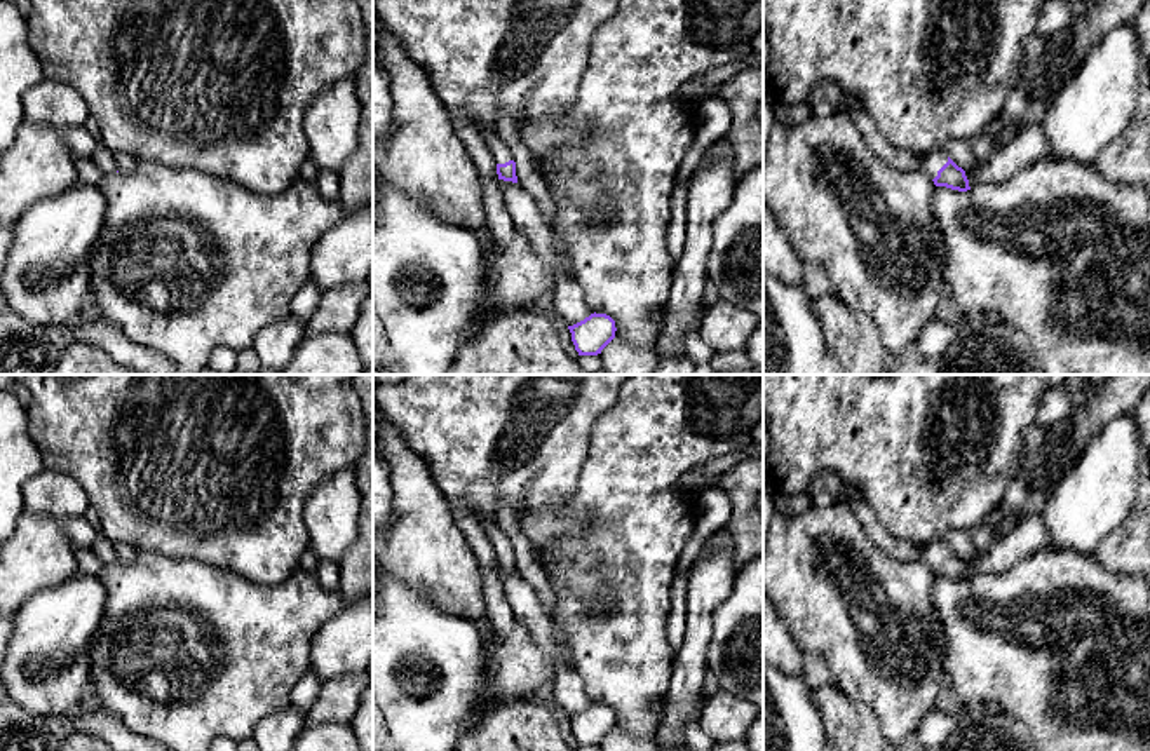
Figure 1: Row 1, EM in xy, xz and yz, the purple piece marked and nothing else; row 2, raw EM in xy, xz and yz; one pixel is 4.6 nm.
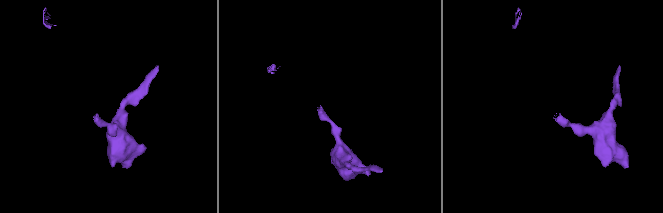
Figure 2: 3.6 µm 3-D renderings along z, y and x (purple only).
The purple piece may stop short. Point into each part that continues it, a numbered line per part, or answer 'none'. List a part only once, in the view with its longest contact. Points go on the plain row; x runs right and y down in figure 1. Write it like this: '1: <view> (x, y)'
1: yz (931, 551)

